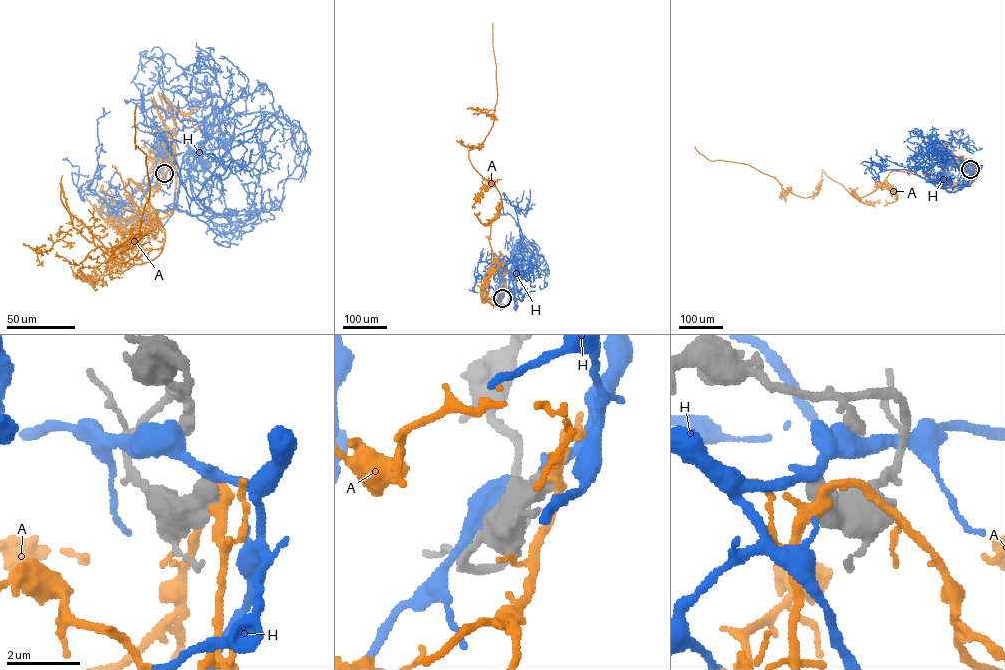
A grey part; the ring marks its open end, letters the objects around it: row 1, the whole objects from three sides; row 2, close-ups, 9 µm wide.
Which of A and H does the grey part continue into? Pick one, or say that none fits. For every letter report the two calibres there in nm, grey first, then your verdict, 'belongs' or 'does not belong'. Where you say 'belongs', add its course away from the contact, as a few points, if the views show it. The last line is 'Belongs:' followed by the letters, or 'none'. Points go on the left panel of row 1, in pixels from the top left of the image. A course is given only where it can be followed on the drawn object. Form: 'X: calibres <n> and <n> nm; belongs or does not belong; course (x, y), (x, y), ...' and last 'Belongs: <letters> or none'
A: calibres 700 and 300 nm; belongs; course (164, 173), (168, 132), (173, 209), (124, 187), (164, 232), (146, 262), (61, 200), (136, 255), (136, 105)
H: calibres 550 and 320 nm; does not belong
Belongs: A

